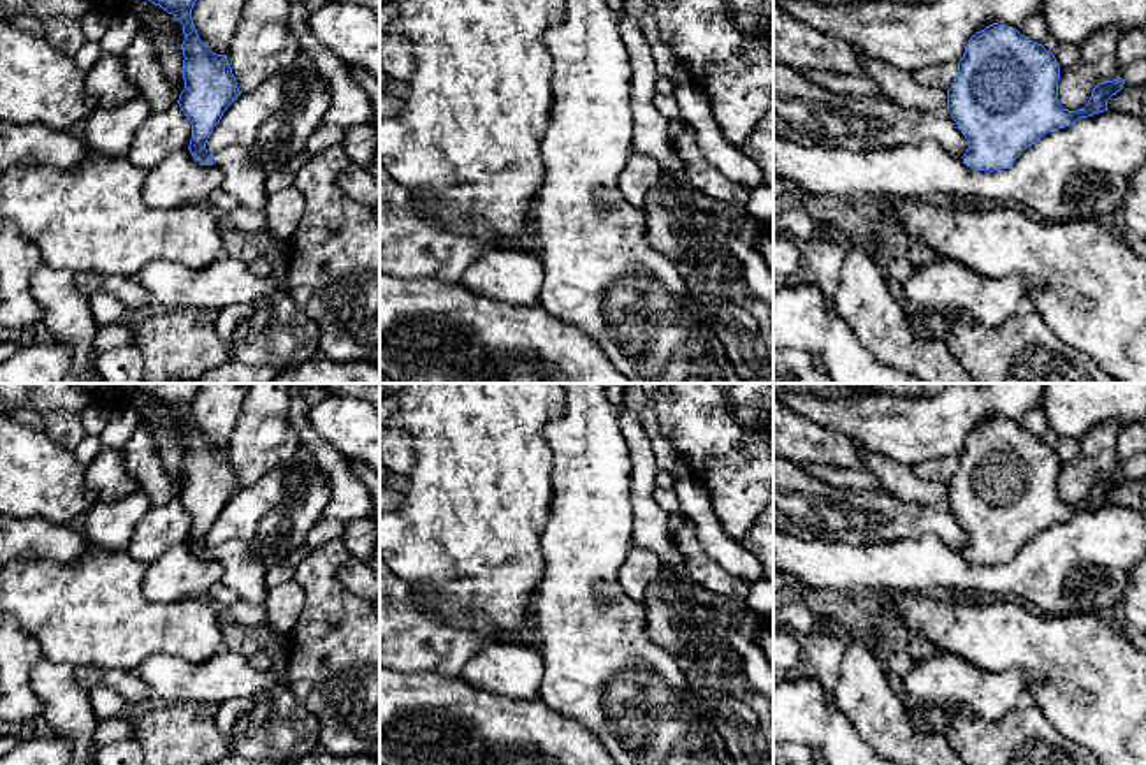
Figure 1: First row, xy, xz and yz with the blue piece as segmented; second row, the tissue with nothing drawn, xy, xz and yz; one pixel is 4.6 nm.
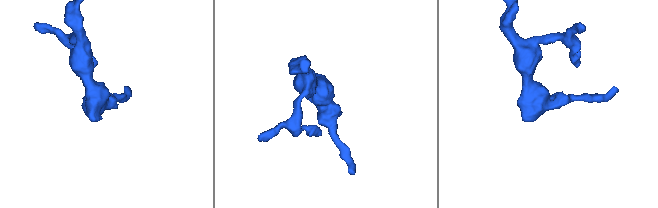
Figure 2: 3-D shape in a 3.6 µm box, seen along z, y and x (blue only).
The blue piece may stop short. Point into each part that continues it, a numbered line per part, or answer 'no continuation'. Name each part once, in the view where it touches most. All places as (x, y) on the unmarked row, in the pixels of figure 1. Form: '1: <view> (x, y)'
1: xy (243, 572)

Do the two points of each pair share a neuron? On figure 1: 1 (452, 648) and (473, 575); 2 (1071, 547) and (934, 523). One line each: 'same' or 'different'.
1: different
2: different

